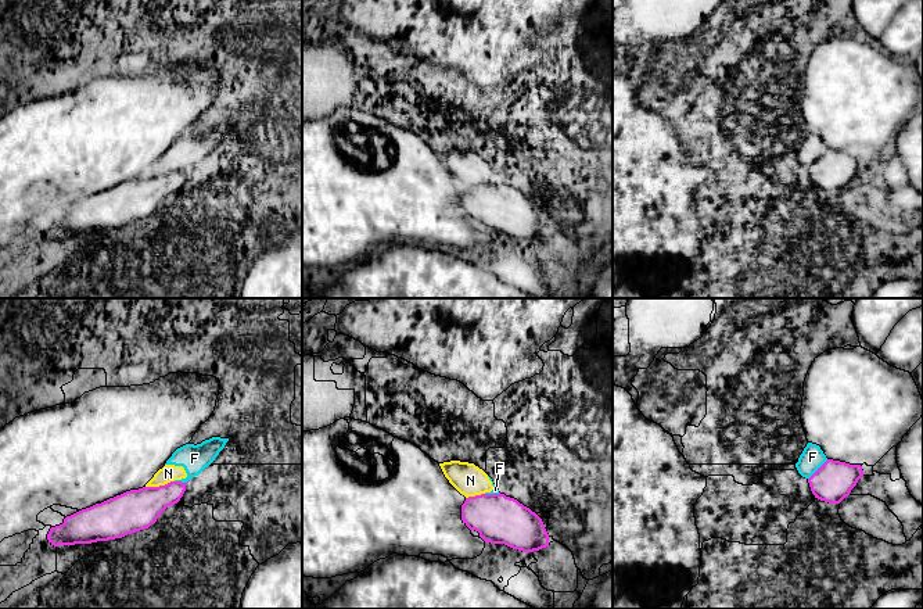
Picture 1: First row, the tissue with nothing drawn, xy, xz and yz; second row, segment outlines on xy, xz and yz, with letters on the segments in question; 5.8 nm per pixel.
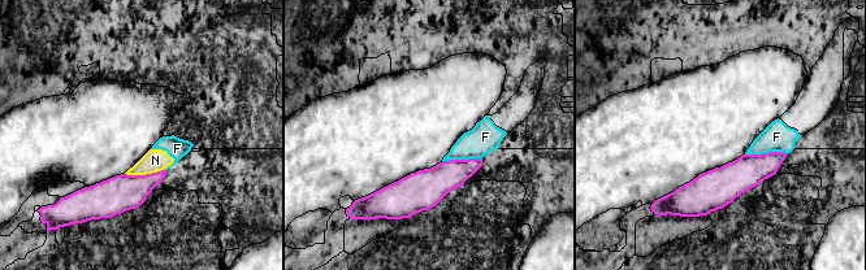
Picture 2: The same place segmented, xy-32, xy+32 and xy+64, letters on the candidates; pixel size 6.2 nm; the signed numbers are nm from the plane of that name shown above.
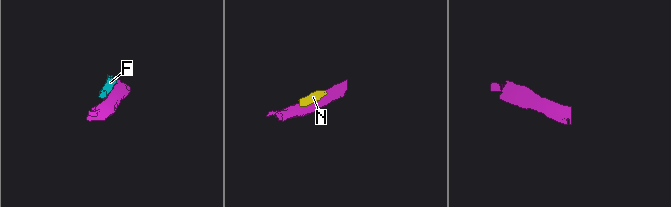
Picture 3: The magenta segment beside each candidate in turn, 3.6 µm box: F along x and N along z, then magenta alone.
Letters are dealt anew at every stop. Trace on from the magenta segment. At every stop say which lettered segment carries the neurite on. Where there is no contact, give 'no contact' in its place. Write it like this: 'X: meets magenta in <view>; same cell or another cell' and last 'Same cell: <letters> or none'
F: meets magenta in yz; another cell
N: meets magenta in xy; another cell
Same cell: none

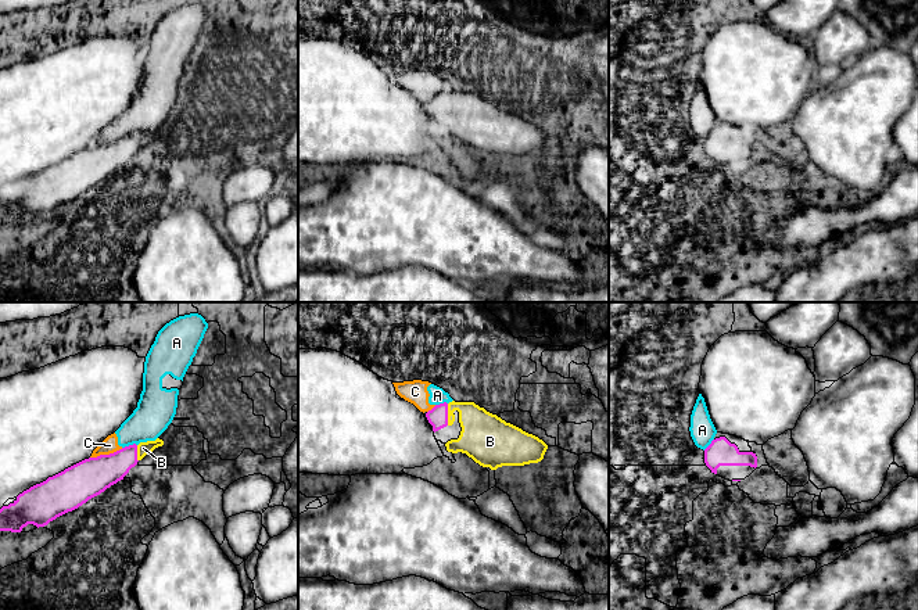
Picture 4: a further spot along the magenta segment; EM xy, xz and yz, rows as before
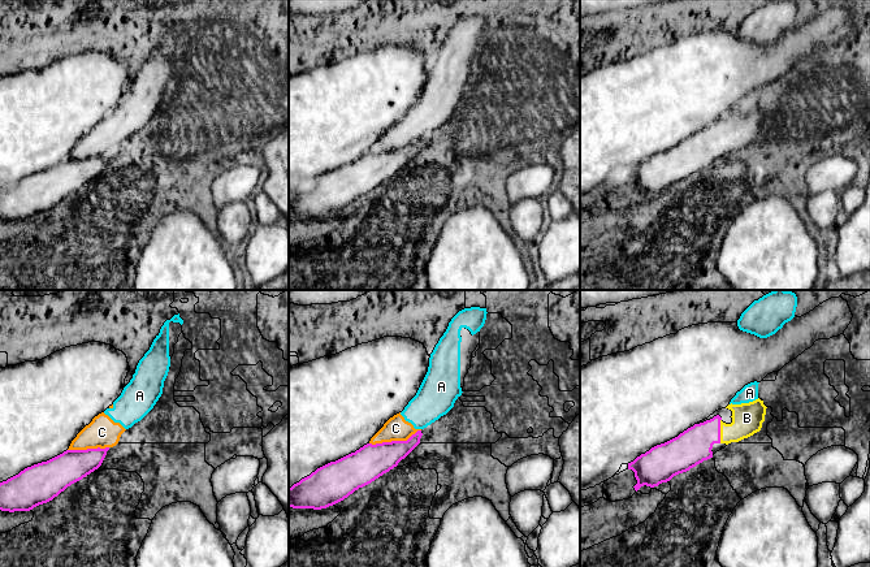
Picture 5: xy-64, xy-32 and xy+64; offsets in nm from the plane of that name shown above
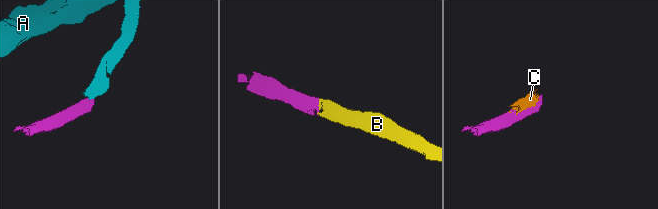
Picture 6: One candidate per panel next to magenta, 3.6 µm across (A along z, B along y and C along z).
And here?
A: meets magenta in xy; another cell
B: meets magenta in xz; same cell
C: meets magenta in xy; another cell
Same cell: B

